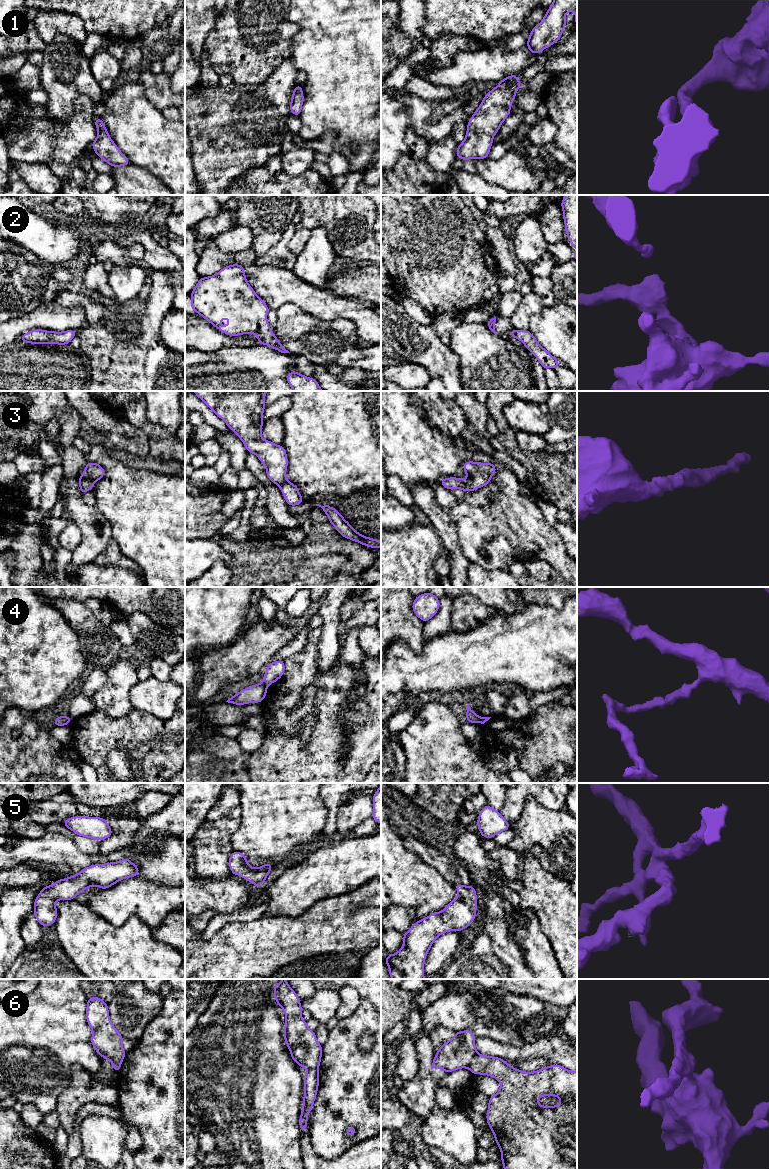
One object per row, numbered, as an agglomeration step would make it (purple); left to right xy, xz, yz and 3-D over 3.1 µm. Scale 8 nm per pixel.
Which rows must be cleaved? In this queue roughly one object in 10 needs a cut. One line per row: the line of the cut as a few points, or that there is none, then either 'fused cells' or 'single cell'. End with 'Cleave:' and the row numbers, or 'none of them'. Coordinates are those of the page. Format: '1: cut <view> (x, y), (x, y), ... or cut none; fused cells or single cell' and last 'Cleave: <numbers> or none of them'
1: cut none; single cell
2: cut none; single cell
3: cut none; single cell
4: cut xz (262, 683), (266, 687); fused cells
5: cut none; single cell
6: cut none; single cell
Cleave: 4

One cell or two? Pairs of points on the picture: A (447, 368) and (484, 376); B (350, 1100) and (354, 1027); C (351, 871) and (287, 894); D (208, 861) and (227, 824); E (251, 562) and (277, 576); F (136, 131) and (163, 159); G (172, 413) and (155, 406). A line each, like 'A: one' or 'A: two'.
A: two
B: one
C: one
D: one
E: one
F: one
G: one

